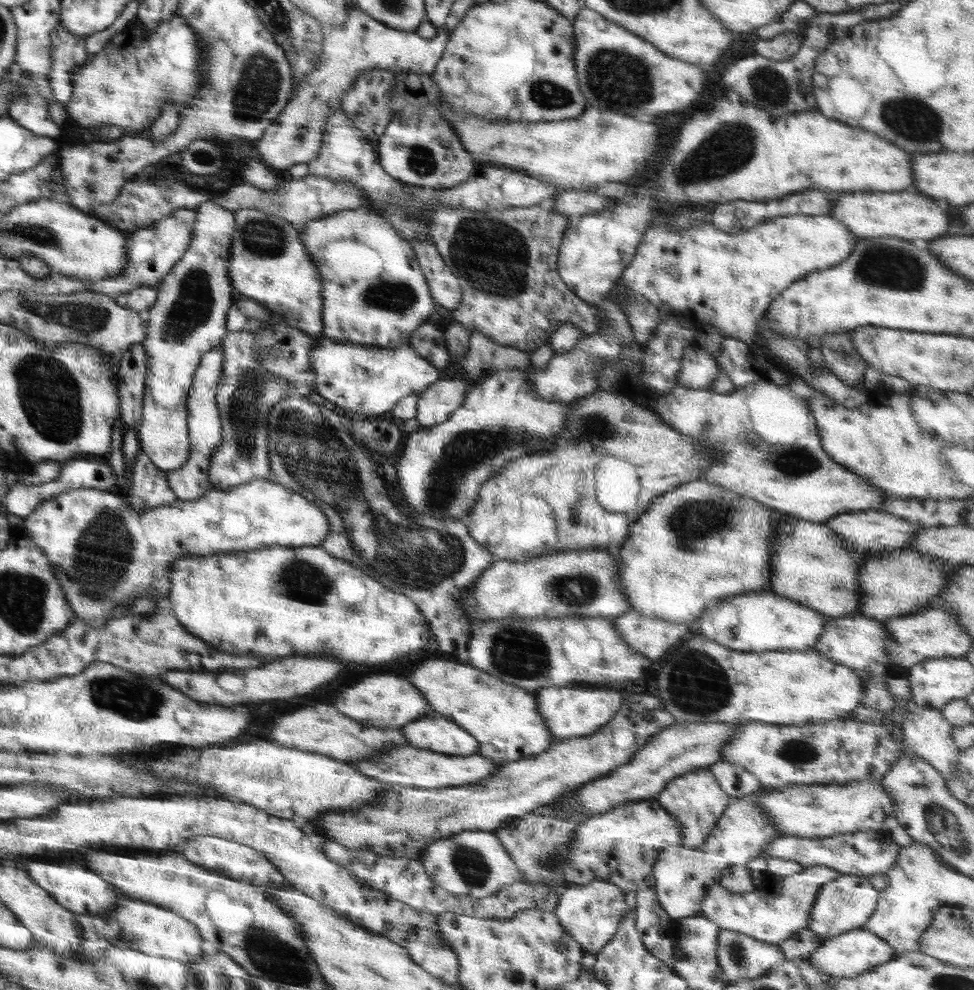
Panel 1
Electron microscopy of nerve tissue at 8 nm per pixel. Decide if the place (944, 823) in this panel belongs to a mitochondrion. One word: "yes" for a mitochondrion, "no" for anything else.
yes

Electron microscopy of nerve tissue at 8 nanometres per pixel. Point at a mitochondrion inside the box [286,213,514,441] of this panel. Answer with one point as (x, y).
(392, 296)

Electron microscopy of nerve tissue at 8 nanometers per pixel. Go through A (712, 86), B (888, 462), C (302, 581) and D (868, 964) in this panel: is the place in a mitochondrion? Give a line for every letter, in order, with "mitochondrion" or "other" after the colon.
A: other
B: other
C: mitochondrion
D: other

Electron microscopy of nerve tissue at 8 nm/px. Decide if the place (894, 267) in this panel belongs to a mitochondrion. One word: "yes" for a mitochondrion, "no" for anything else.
yes

